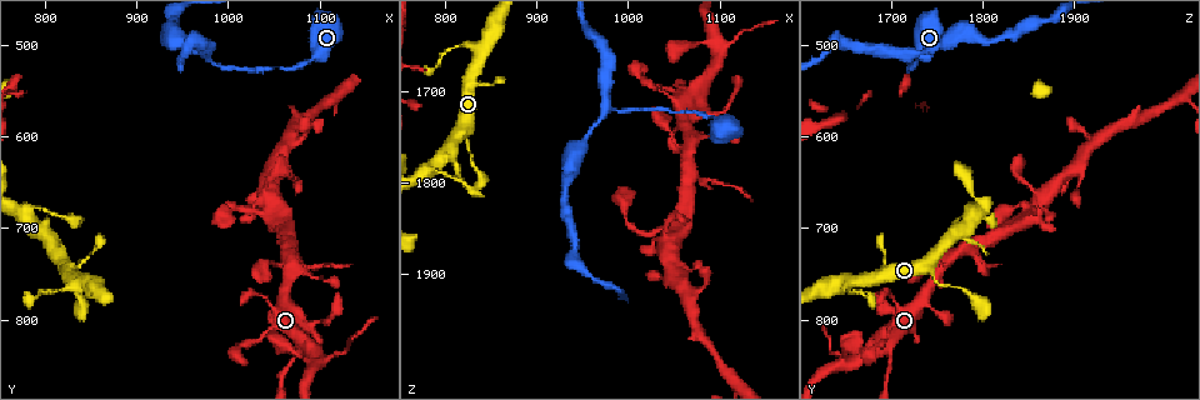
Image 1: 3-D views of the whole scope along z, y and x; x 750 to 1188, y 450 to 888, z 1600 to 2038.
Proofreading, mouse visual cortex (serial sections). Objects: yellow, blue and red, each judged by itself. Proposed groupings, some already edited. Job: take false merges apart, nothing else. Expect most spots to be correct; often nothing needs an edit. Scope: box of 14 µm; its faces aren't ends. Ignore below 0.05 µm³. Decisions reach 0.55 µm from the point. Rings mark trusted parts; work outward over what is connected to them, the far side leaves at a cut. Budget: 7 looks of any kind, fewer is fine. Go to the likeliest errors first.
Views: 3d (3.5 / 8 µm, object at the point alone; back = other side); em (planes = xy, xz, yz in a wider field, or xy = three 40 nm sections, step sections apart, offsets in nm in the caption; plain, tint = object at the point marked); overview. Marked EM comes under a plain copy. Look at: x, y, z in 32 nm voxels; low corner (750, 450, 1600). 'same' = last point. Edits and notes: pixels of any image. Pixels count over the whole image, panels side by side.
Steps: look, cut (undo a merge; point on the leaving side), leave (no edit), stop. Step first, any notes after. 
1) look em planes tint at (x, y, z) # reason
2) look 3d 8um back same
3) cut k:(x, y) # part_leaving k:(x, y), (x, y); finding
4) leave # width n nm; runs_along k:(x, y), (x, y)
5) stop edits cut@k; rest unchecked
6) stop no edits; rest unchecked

look 3d 3.5um at (980, 515, 1720) # three-way junction

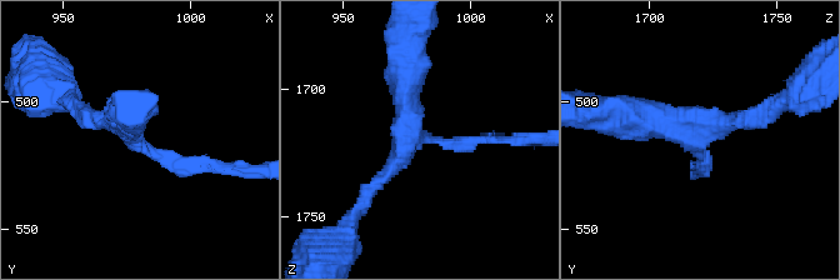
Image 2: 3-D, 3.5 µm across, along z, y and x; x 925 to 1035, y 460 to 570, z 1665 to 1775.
look em xy step 2 tint at (979, 515, 1719)

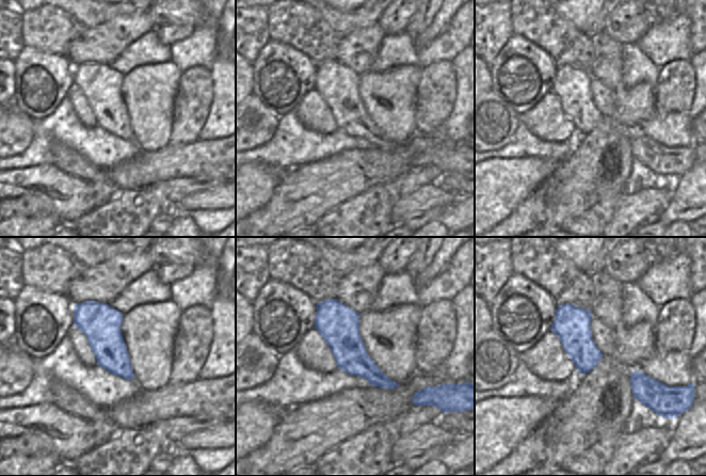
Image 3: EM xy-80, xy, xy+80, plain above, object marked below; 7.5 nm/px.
leave # arm_widths 150, 200, 400 nm; runs_along 2:(489, 138), (416, 138), (366, 195); all the same cell

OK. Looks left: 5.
look 3d 8um at (1095, 845, 1650) # looks like a crossing

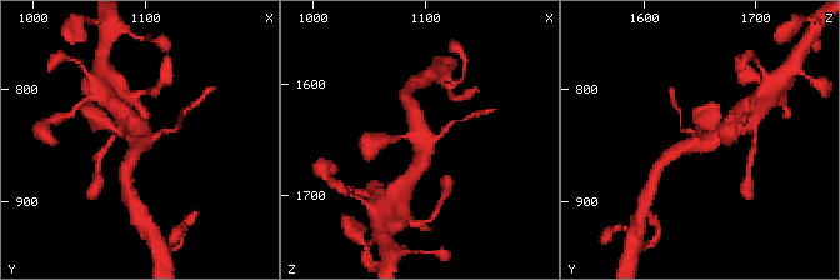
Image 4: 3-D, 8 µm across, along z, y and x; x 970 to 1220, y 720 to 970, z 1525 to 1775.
look em xy step 3 tint at (1094, 846, 1650) # arms 4; arm_widths 150, 150, 400, 450 nm; need the tissue

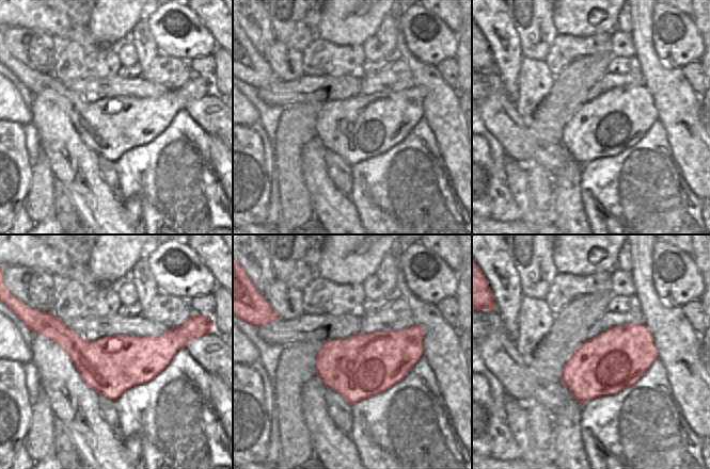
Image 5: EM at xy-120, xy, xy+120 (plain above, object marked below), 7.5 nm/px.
leave # runs_along 4:(725, 130), (668, 156); one cell here

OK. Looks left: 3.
look 3d 3.5um at (1065, 740, 1760) # four-way junction

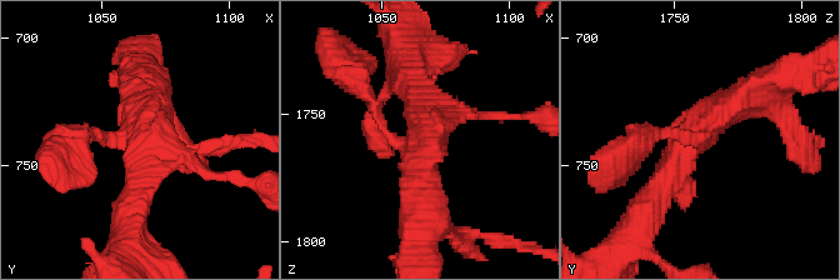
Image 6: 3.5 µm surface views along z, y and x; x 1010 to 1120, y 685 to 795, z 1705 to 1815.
look em planes tint at (1067, 740, 1758) # arms 4; arm_widths 150, 150, 350, 400 nm; shape alone is not enough

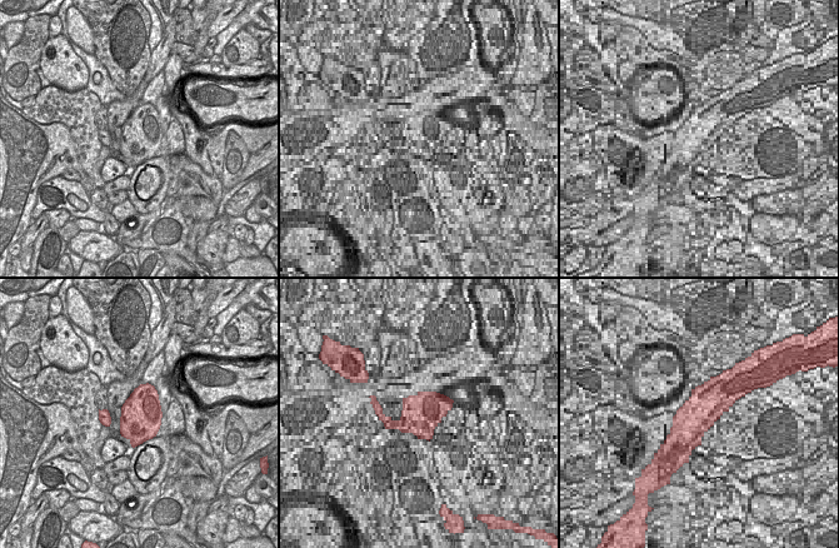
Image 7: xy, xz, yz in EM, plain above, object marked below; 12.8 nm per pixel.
leave # runs_along 6:(646, 209), (698, 133), (755, 90); one cell here

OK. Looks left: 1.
stop no edits; rest unchecked

